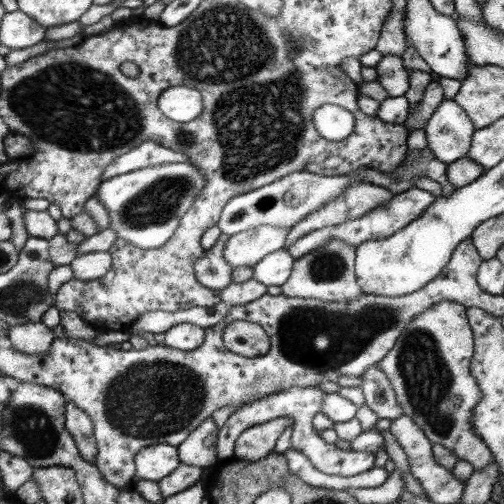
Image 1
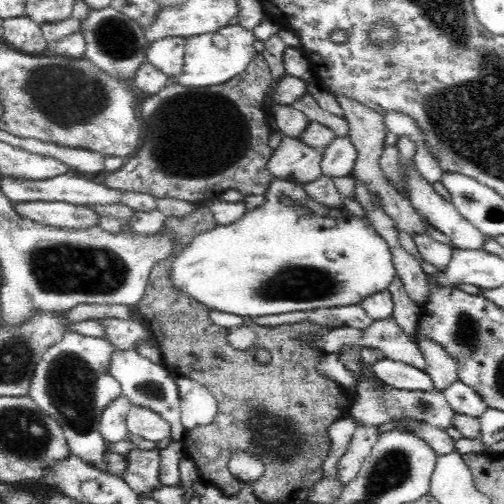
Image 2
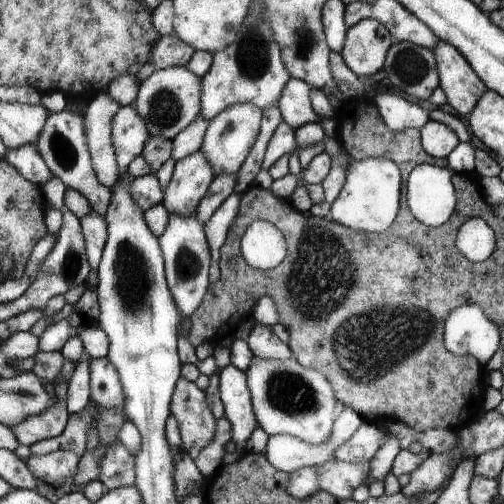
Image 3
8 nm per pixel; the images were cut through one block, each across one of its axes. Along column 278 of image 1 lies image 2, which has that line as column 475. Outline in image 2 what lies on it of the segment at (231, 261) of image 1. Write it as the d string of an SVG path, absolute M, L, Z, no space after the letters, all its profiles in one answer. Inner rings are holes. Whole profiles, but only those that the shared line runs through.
M398 136L398 144L396 148L400 150L400 164L406 168L406 176L408 176L408 186L410 186L410 204L412 208L416 210L416 214L430 222L432 228L440 230L444 236L448 236L448 240L452 242L452 250L482 250L484 246L484 240L486 236L482 232L478 232L472 222L466 222L460 212L454 208L452 202L446 202L436 190L434 190L434 184L428 184L420 172L416 170L414 166L414 156L416 156L416 144L408 138L408 136Z

